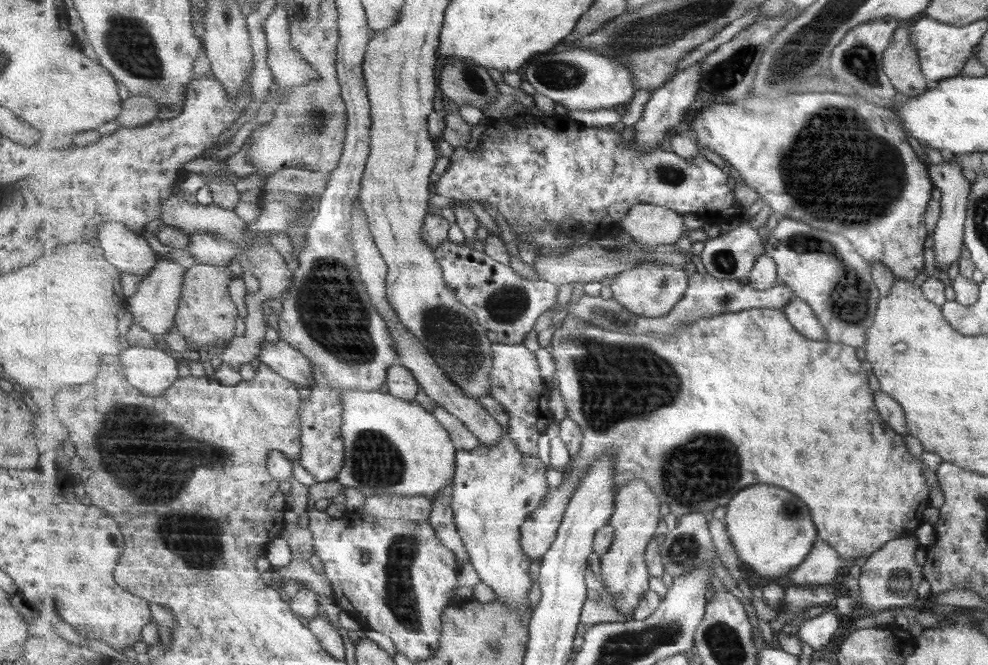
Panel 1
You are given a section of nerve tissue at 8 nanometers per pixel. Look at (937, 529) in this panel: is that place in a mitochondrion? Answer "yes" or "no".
no

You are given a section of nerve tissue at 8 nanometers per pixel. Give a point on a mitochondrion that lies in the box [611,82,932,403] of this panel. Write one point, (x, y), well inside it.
(799, 186)

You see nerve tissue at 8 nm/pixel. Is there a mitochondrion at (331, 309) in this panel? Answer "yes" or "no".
yes

